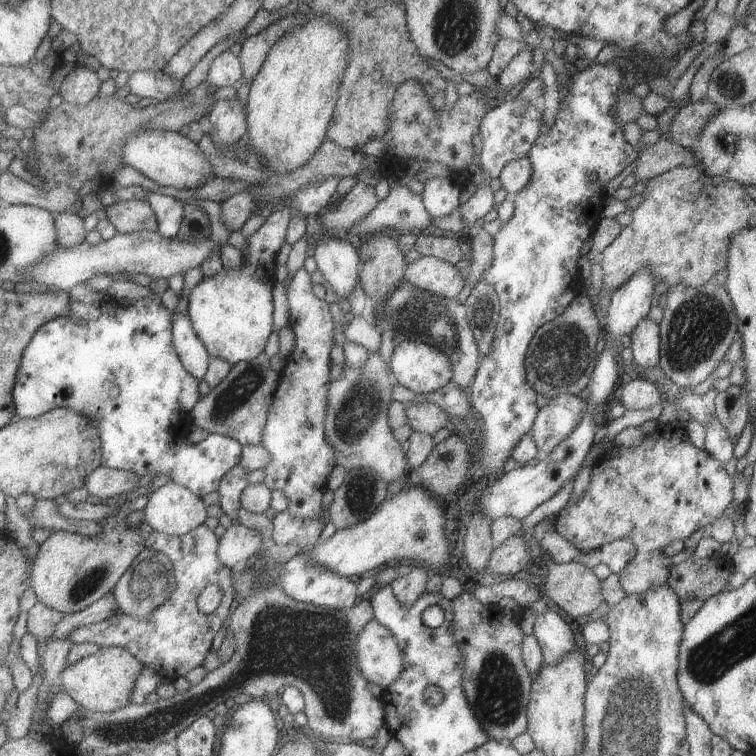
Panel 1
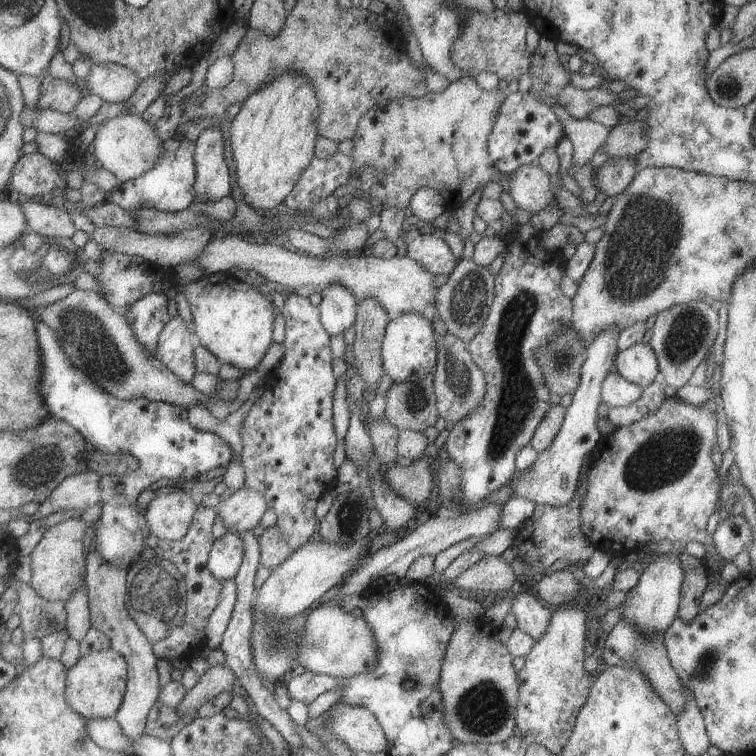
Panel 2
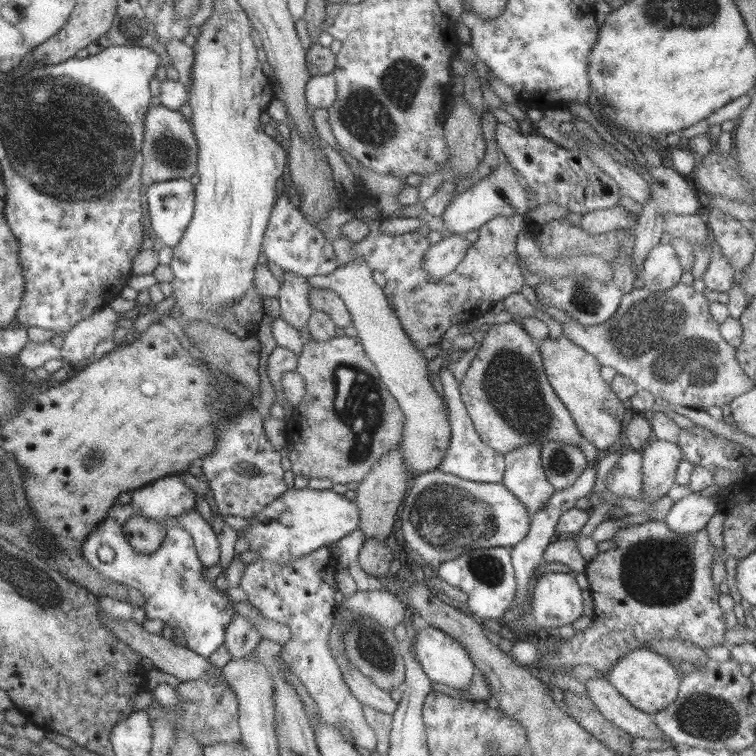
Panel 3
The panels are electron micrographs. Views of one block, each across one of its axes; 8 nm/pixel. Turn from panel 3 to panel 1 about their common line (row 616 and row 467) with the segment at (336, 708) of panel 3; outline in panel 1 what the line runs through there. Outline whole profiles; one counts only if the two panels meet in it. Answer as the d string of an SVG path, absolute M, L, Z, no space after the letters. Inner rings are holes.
M299 268L293 277L286 282L288 308L288 326L293 330L294 342L293 350L286 356L285 366L279 373L279 381L277 388L273 392L273 402L269 404L267 410L267 422L263 426L263 434L261 434L261 446L267 450L269 454L269 462L267 466L263 466L263 484L269 490L281 490L287 498L287 512L297 518L297 520L305 520L311 518L315 520L321 514L321 499L326 492L326 482L329 472L336 466L334 462L333 450L327 444L324 436L325 426L325 410L327 410L327 388L331 381L329 380L329 352L333 346L334 322L329 312L330 299L327 297L323 300L315 298L311 290L310 274Z

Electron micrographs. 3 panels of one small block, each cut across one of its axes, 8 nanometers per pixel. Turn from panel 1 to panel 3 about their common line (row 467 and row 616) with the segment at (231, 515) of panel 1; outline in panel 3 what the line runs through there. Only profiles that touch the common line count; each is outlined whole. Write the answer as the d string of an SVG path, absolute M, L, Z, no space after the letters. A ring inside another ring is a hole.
M235 612L225 628L223 645L229 650L231 659L243 659L245 654L253 651L261 638L249 620L239 617Z

